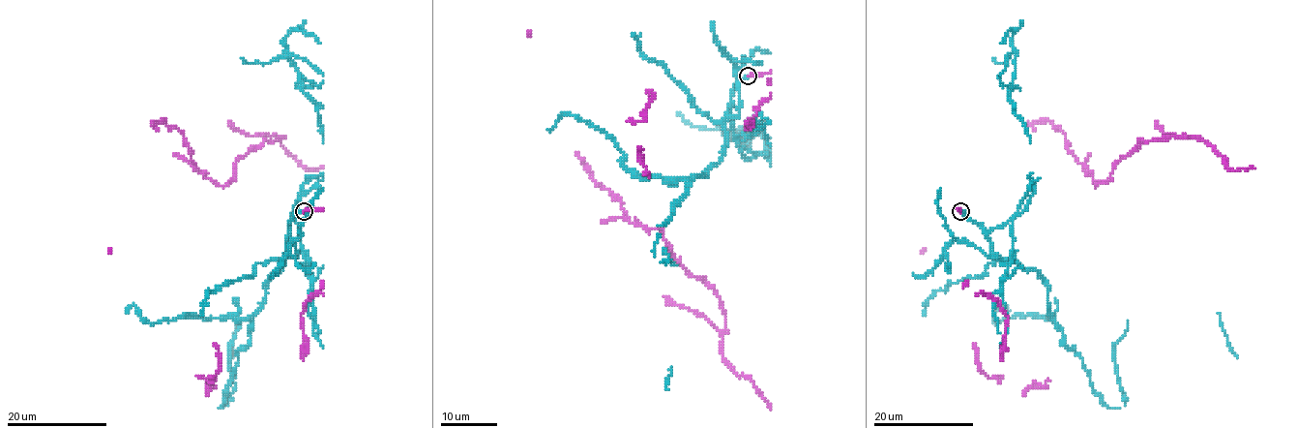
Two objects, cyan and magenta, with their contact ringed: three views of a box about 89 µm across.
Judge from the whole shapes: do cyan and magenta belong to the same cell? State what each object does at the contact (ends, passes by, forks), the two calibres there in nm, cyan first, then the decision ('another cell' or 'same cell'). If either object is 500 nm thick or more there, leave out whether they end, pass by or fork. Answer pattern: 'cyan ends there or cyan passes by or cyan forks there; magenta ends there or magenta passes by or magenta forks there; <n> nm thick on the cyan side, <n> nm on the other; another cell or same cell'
cyan ends there; magenta ends there; 220 nm thick on the cyan side, 320 nm on the other; another cell

